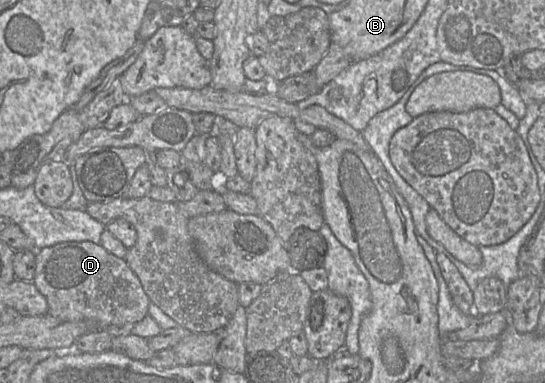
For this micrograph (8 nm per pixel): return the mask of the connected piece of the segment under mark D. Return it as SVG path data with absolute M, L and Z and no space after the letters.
M91 241L62 242L36 250L33 283L48 303L48 315L64 322L97 322L102 330L127 332L148 314L151 302L126 261Z

